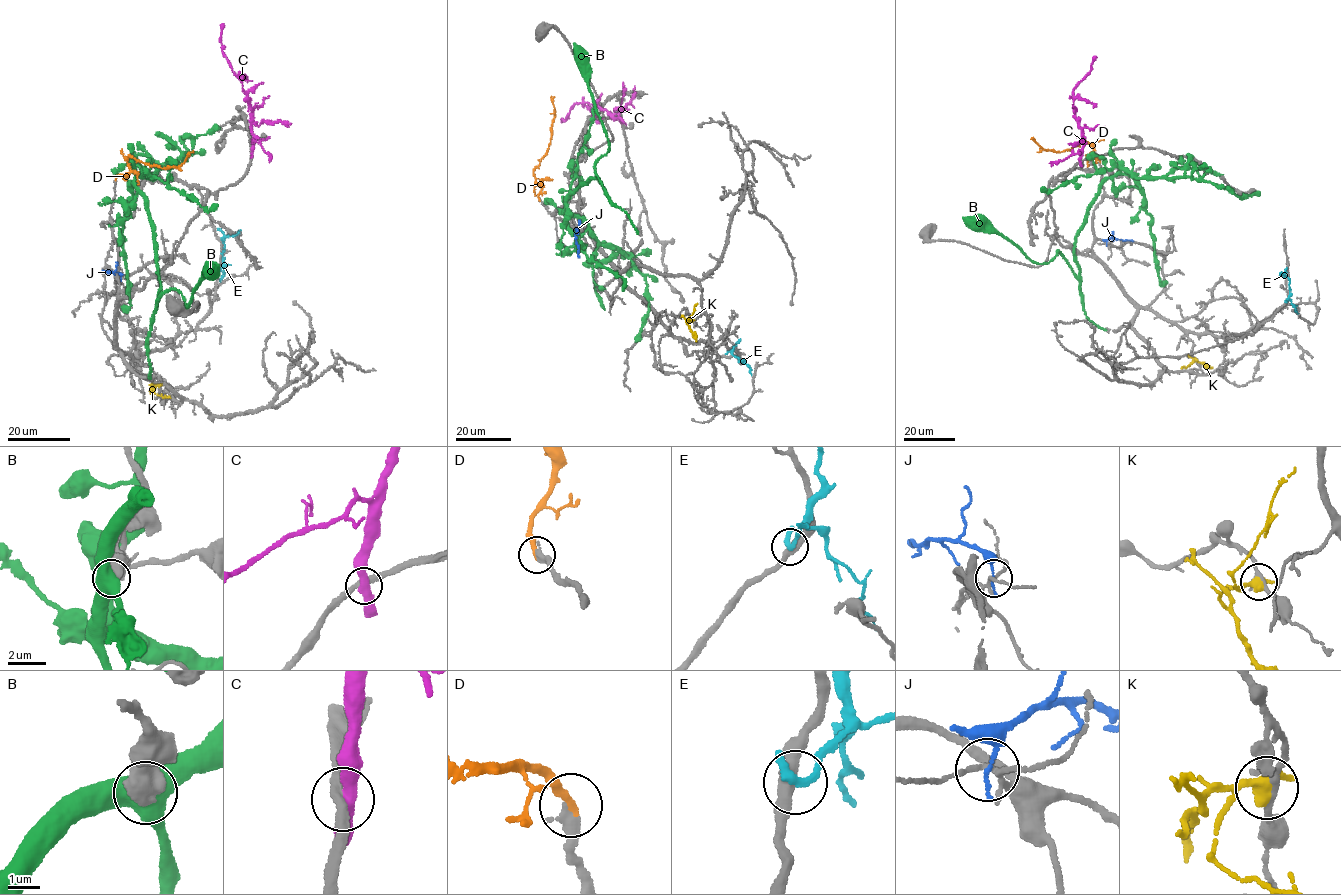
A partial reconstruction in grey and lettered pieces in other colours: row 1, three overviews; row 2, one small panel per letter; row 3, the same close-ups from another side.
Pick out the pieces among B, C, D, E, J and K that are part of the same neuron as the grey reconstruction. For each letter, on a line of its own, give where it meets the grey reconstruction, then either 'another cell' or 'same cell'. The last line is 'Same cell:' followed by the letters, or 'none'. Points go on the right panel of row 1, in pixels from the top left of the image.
B: contact (1111, 177); another cell
C: contact (1080, 162); another cell
D: contact (1100, 161); same cell
E: contact (1286, 302); another cell
J: contact (1106, 243); another cell
K: contact (1196, 360); another cell
Same cell: D

